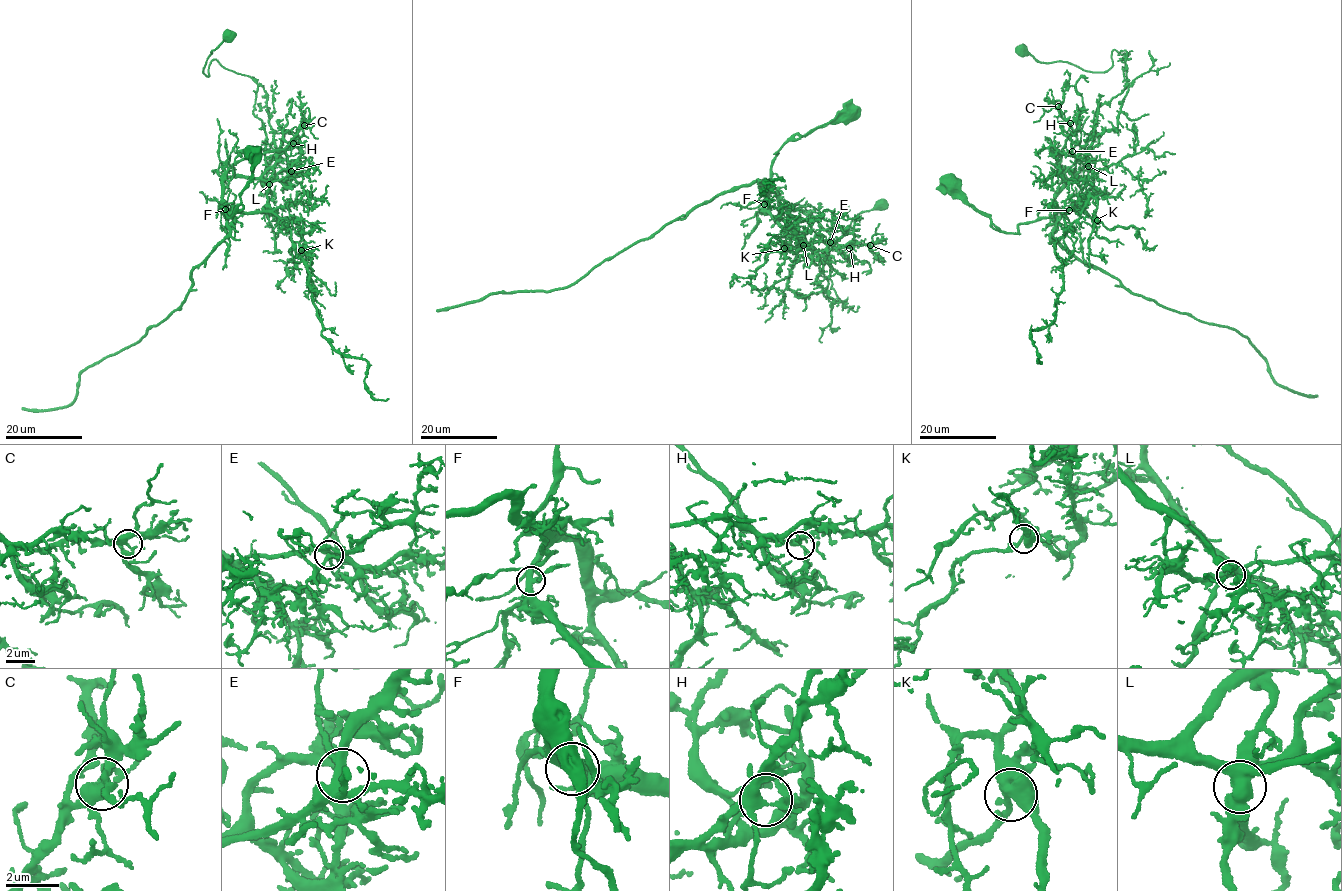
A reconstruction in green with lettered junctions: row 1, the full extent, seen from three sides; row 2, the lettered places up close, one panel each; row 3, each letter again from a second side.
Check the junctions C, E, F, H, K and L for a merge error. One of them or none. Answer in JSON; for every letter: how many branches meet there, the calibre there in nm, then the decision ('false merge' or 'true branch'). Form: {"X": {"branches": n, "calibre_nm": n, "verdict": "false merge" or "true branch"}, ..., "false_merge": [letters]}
{"C": {"branches": 5, "calibre_nm": 360, "verdict": "true branch"}, "E": {"branches": 5, "calibre_nm": 340, "verdict": "true branch"}, "F": {"branches": 4, "calibre_nm": 360, "verdict": "true branch"}, "H": {"branches": 6, "calibre_nm": 320, "verdict": "true branch"}, "K": {"branches": 4, "calibre_nm": 440, "verdict": "true branch"}, "L": {"branches": 4, "calibre_nm": 550, "verdict": "false merge"}, "false_merge": ["L"]}

